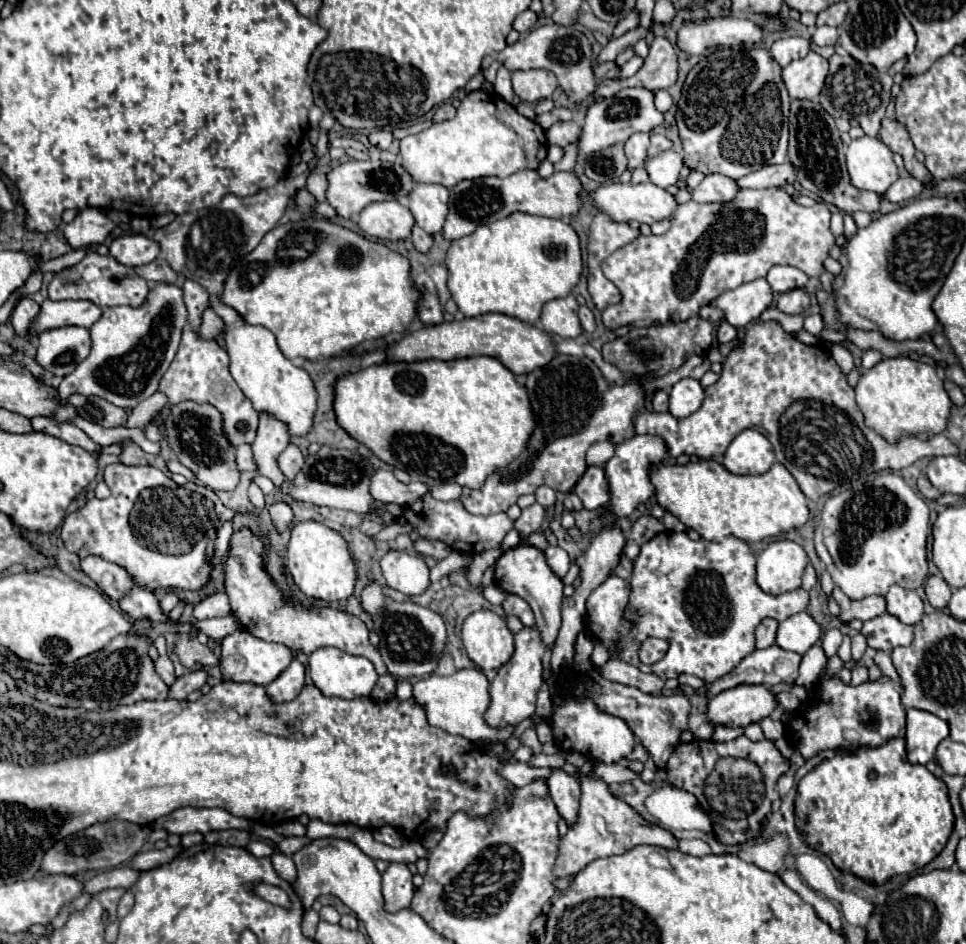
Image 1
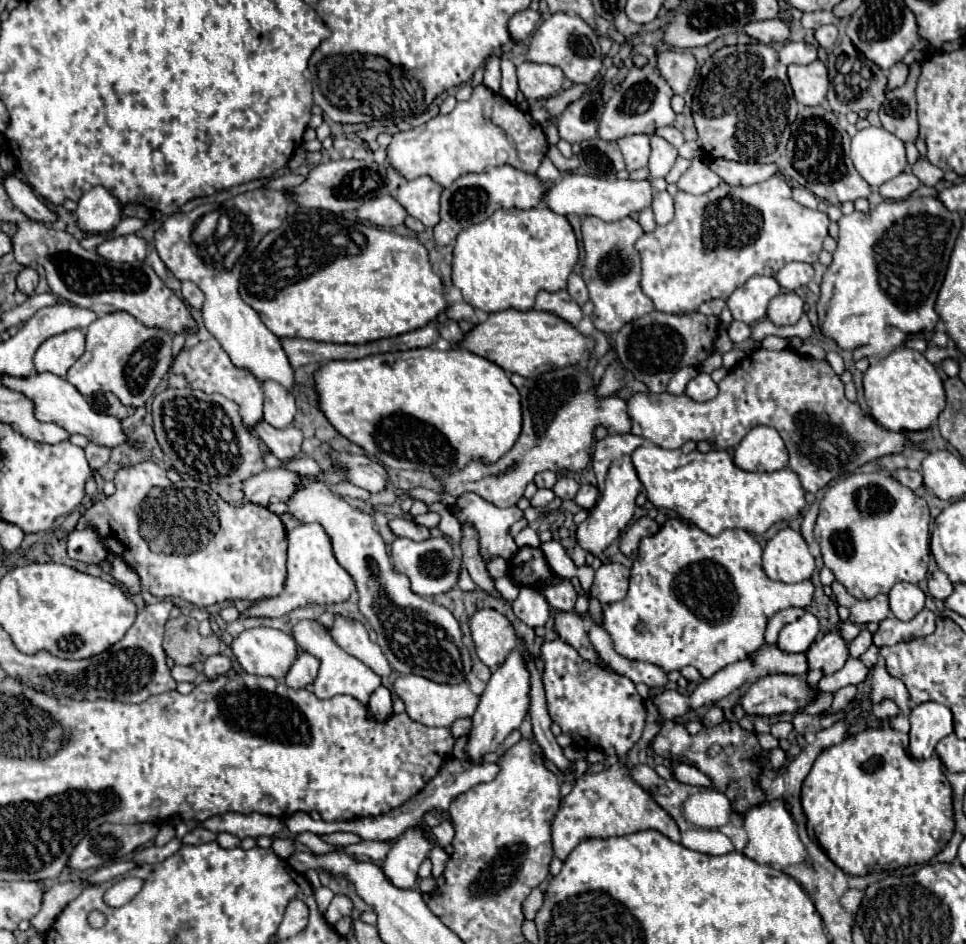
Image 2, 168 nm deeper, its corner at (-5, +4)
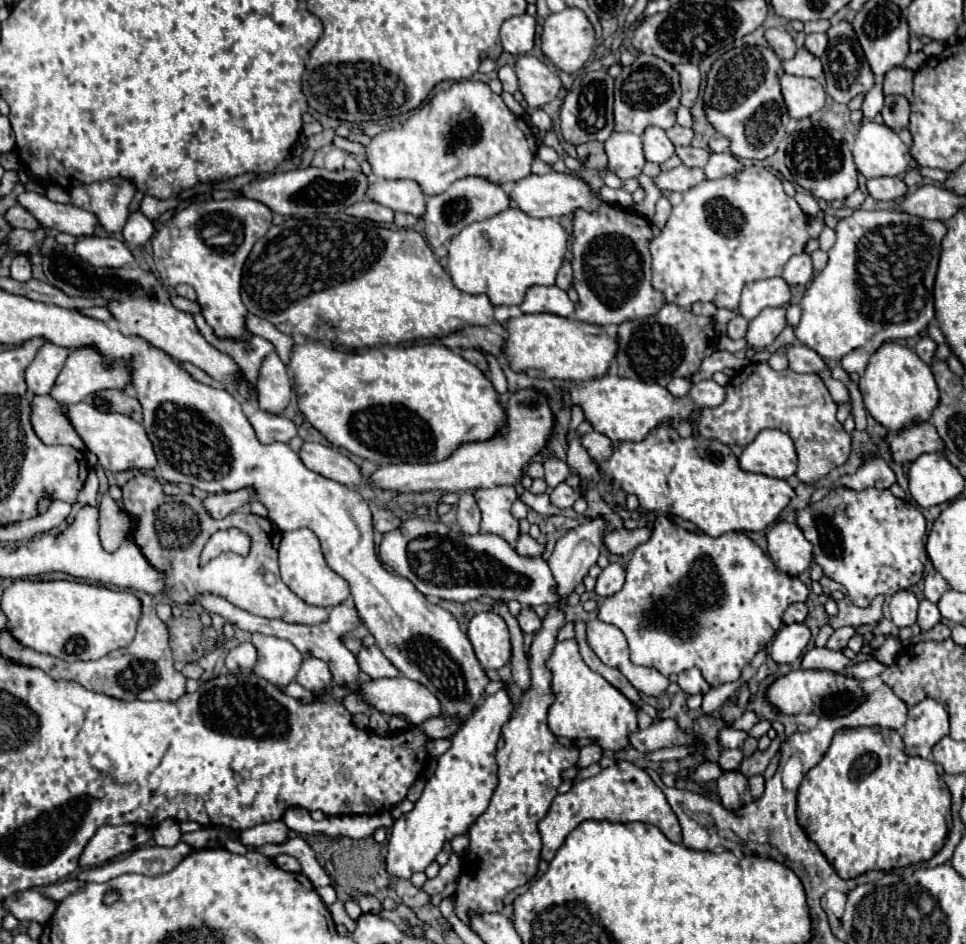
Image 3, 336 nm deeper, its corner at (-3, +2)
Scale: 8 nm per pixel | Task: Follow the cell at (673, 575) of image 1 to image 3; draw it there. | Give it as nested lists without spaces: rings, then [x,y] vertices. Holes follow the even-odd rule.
[[[657,516],[651,538],[631,554],[623,588],[599,606],[599,620],[617,626],[625,634],[633,664],[653,666],[663,676],[699,668],[711,686],[719,686],[739,678],[743,666],[759,650],[767,648],[783,626],[781,616],[785,608],[795,602],[807,602],[807,594],[809,590],[799,578],[777,572],[771,558],[743,532],[727,532],[711,538],[703,532],[685,530],[667,516]],[[665,602],[671,608],[667,616]]]

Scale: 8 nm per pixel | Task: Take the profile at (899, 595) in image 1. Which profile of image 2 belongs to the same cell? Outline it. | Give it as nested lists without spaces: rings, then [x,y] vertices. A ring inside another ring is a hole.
[[[909,582],[895,584],[889,592],[889,598],[891,598],[891,612],[903,622],[909,622],[911,618],[915,618],[915,614],[925,606],[923,590]]]

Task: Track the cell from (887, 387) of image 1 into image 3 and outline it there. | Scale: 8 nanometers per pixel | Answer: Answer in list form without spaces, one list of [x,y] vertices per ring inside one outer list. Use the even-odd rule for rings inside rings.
[[[887,342],[869,360],[865,374],[859,380],[863,404],[867,412],[891,432],[899,432],[911,424],[927,422],[939,404],[939,388],[931,368],[909,348]]]

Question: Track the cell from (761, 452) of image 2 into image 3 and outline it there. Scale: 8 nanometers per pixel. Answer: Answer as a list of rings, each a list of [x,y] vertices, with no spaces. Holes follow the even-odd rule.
[[[775,428],[761,430],[739,456],[739,466],[747,472],[759,472],[773,478],[789,478],[797,468],[793,440]]]

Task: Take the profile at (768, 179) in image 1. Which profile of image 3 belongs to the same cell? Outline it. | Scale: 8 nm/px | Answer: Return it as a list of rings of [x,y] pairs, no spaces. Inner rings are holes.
[[[729,152],[723,154],[711,154],[707,166],[703,168],[707,178],[725,178],[725,176],[737,176],[737,172],[743,172],[745,166]]]

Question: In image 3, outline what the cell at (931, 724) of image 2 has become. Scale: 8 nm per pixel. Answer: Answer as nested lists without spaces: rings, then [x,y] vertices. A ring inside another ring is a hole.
[[[925,698],[909,710],[905,728],[905,754],[929,758],[931,748],[949,734],[949,716],[939,702]]]

